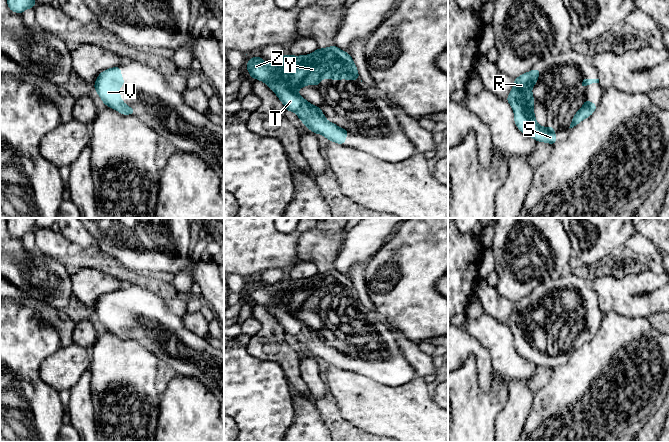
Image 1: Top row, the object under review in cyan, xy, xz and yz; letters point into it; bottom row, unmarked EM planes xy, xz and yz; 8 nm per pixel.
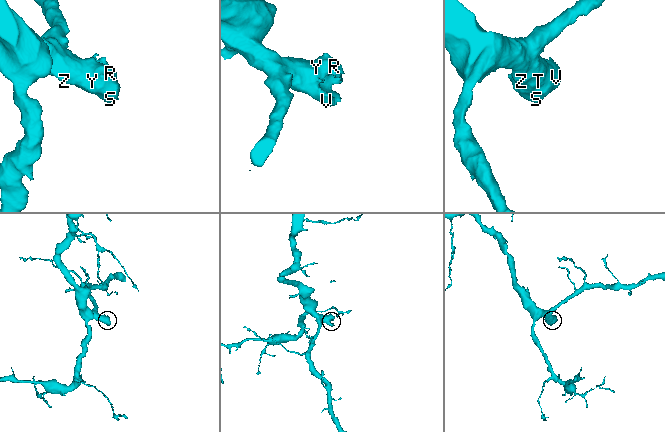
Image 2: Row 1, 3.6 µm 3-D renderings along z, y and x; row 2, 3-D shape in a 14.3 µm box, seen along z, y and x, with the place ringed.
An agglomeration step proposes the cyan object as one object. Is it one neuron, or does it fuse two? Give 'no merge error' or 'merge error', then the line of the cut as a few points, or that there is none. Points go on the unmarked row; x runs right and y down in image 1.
no merge error; no cut

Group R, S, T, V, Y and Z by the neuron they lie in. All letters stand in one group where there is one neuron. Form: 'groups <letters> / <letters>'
groups R S T V Y Z

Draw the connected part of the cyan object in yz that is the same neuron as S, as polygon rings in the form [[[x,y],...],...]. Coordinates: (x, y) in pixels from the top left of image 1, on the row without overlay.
[[[533,293],[514,302],[514,309],[506,324],[514,336],[514,346],[522,357],[537,366],[556,368],[553,350],[541,351],[534,338],[532,310],[537,308],[540,293]]]

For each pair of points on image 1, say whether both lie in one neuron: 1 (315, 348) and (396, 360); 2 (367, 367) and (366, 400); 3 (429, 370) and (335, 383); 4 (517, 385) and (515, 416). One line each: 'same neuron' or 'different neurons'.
1: same neuron
2: different neurons
3: different neurons
4: same neuron

